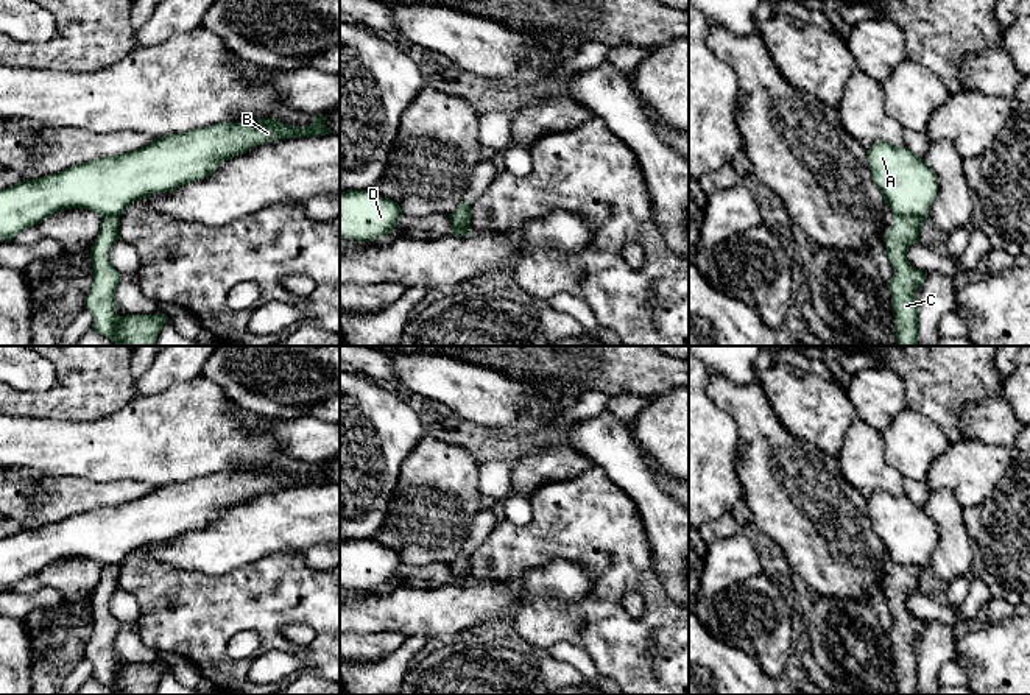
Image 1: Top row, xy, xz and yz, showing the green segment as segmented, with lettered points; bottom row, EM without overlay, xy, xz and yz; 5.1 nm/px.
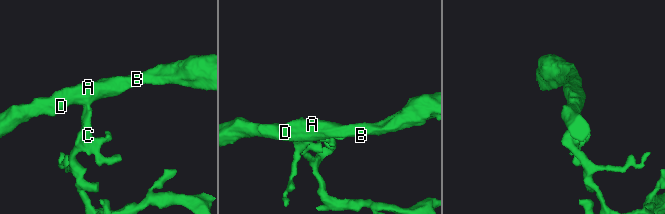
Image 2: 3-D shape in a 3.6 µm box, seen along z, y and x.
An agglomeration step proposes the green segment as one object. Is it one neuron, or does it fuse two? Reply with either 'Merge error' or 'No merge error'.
Merge error

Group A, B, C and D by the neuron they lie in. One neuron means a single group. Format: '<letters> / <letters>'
A B D / C

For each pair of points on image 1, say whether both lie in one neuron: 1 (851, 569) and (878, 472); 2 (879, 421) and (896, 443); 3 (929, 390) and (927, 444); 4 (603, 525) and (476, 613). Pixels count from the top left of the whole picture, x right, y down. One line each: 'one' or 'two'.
1: two
2: two
3: two
4: two

